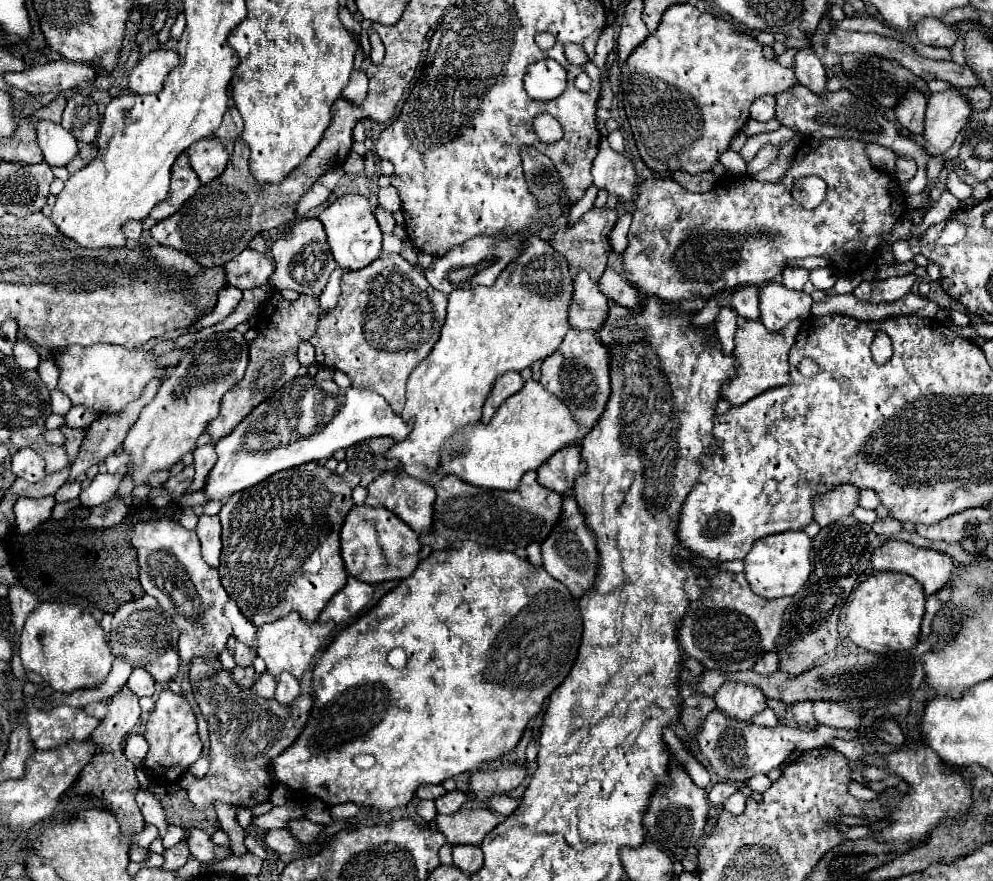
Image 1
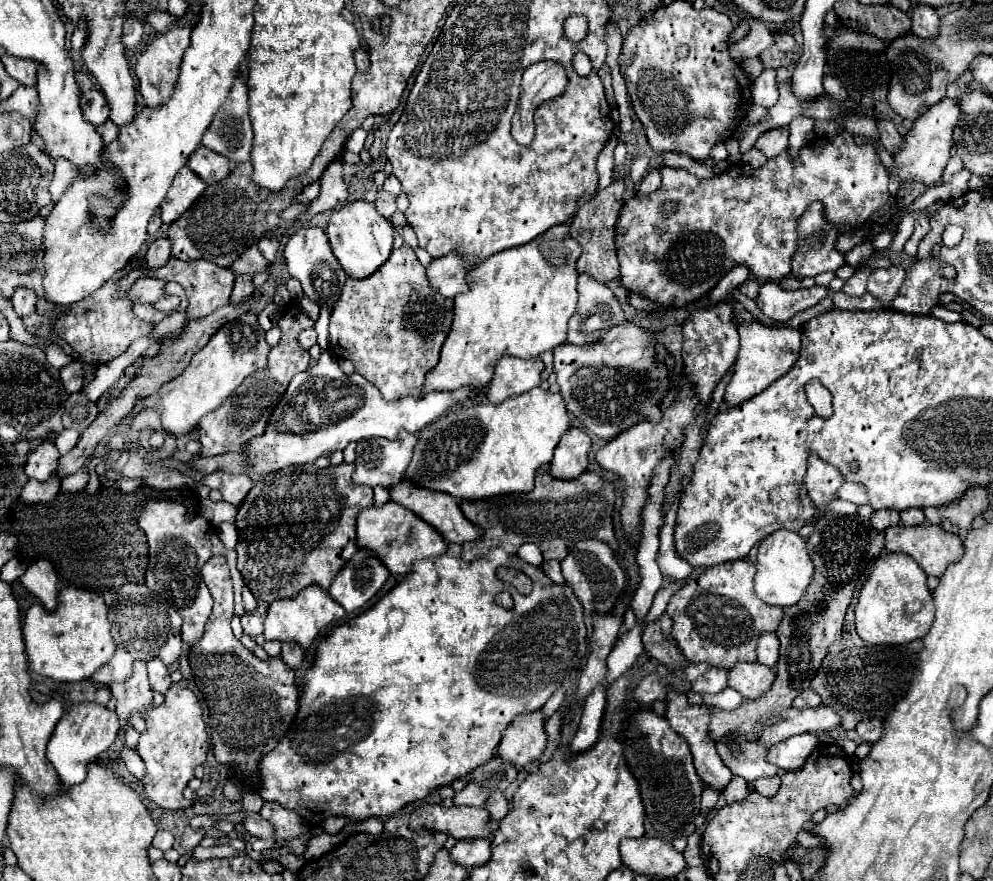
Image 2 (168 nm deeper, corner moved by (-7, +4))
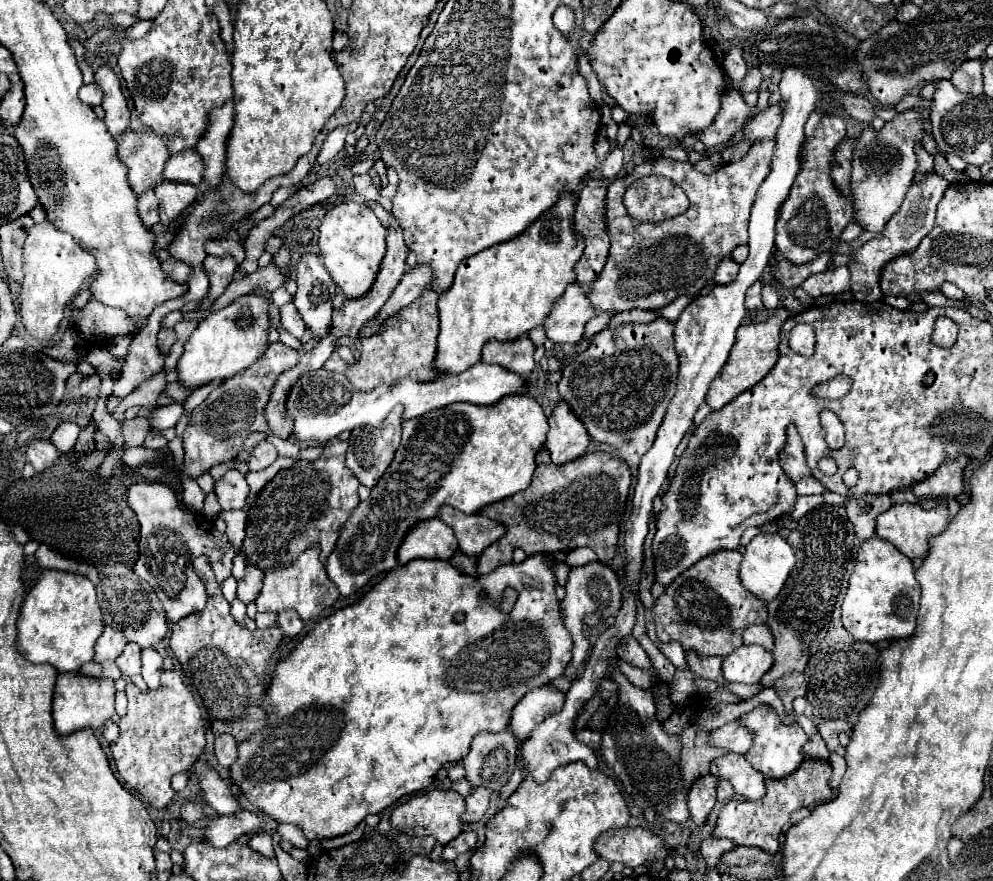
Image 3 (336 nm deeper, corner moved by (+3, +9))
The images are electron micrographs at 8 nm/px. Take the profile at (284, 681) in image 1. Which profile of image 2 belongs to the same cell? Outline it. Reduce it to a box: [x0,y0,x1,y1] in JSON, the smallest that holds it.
[282,644,304,670]

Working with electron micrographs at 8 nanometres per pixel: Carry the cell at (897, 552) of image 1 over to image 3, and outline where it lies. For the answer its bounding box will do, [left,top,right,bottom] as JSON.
[876,503,948,557]

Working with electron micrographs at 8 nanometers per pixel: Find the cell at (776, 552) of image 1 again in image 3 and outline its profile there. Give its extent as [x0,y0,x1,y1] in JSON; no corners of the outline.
[740,533,796,601]

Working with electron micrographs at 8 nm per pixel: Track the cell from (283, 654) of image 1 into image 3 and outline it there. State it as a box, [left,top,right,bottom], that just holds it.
[256,545,340,621]

